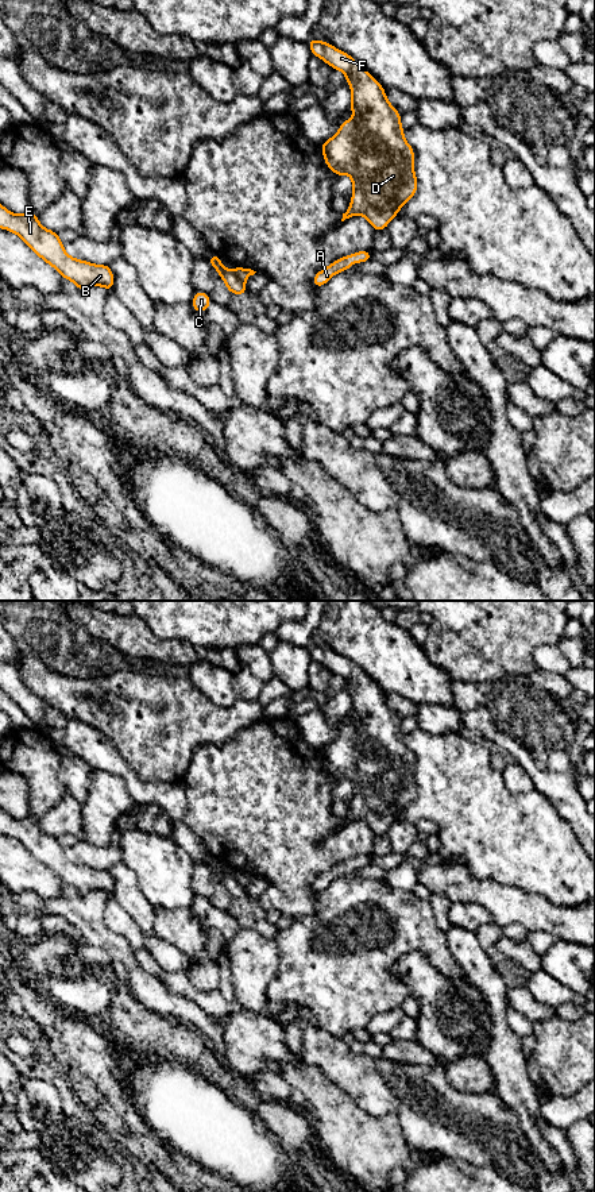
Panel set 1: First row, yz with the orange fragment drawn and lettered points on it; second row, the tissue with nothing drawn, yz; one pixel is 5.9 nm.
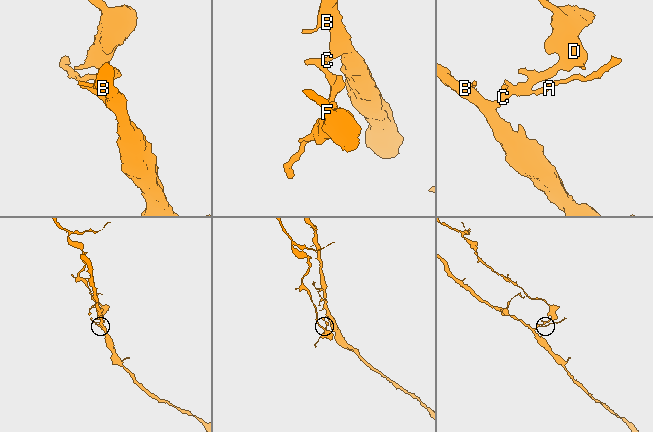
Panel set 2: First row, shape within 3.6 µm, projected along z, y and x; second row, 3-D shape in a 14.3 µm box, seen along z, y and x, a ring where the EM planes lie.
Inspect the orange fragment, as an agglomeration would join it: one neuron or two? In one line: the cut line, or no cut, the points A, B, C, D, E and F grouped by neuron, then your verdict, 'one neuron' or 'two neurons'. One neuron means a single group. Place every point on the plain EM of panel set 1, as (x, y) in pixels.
yz (234, 874), (242, 884) | A B C E / D F | two neurons

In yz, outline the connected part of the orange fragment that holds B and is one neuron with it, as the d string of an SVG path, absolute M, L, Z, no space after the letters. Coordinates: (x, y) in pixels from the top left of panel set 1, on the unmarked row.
M0 809L0 833L16 838L63 884L73 886L78 895L104 891L112 896L115 882L109 869L94 869L67 860L58 838L42 832L35 817L15 819Z

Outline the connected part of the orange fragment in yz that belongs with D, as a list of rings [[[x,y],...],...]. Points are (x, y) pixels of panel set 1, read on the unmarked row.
[[[308,645],[312,660],[345,679],[351,690],[351,710],[355,721],[341,728],[339,736],[320,751],[325,769],[337,780],[352,783],[352,803],[341,826],[364,821],[375,836],[386,834],[399,814],[418,794],[414,779],[414,755],[403,741],[401,721],[385,698],[385,693],[351,660],[325,645]]]

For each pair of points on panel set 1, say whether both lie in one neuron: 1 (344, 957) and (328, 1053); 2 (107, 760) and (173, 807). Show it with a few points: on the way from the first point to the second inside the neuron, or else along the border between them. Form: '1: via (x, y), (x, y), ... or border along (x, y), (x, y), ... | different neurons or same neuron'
1: border along (319, 1026), (337, 1037) | different neurons
2: via (123, 771), (145, 793), (157, 793) | same neuron

